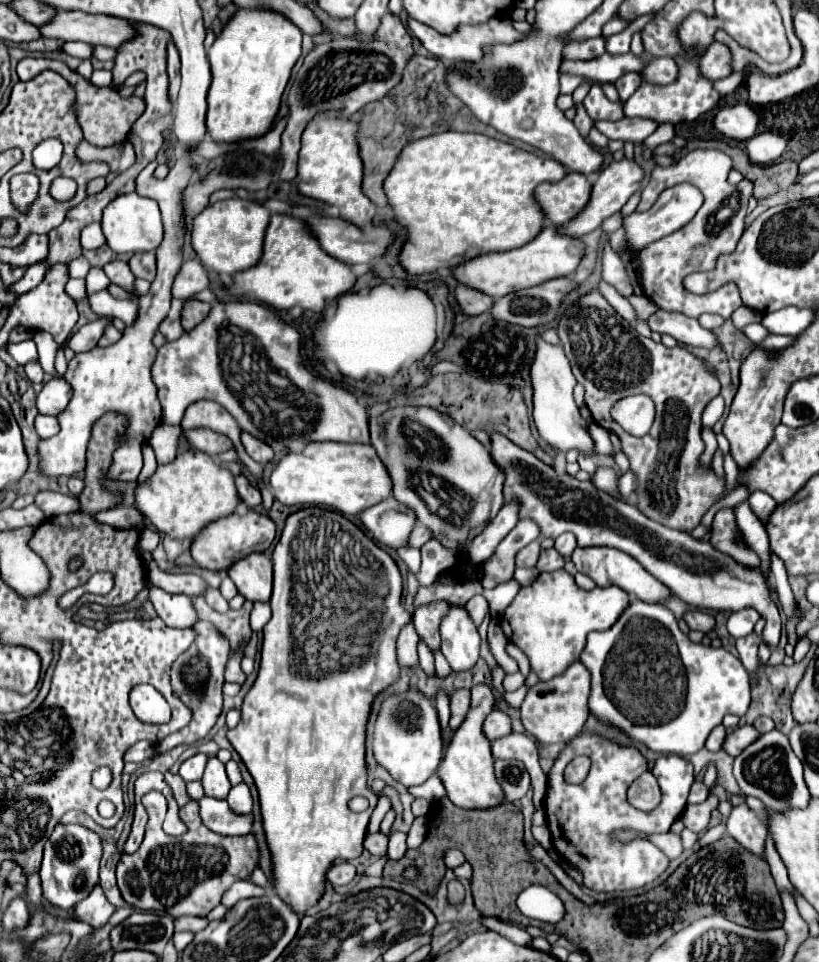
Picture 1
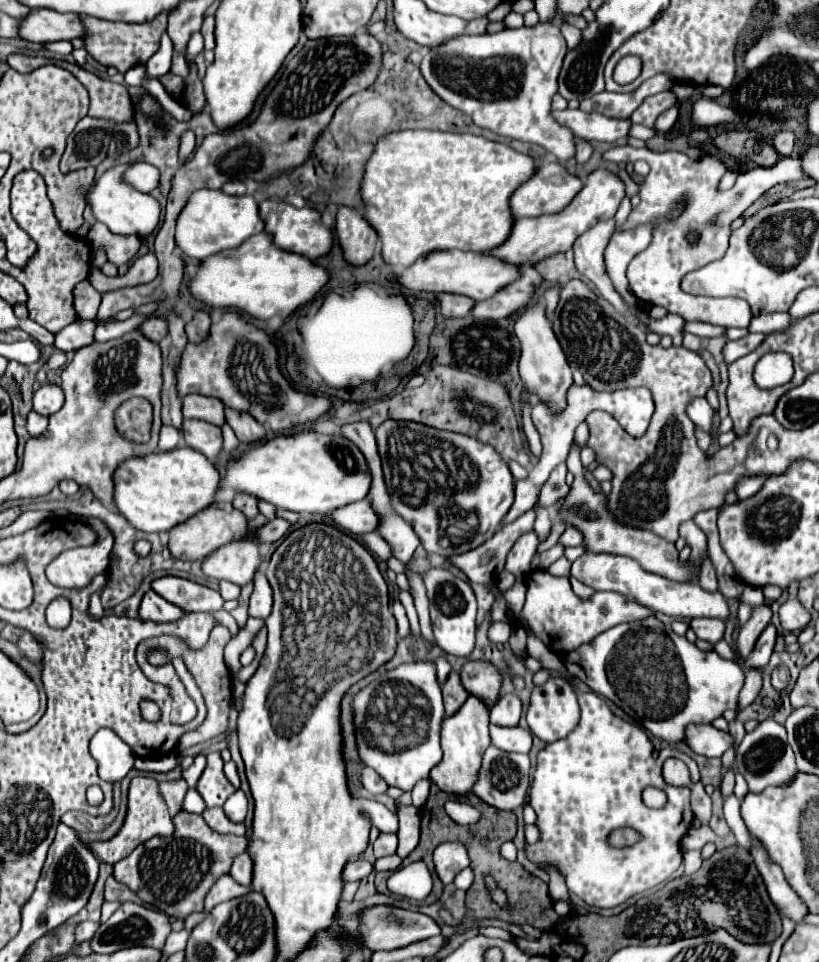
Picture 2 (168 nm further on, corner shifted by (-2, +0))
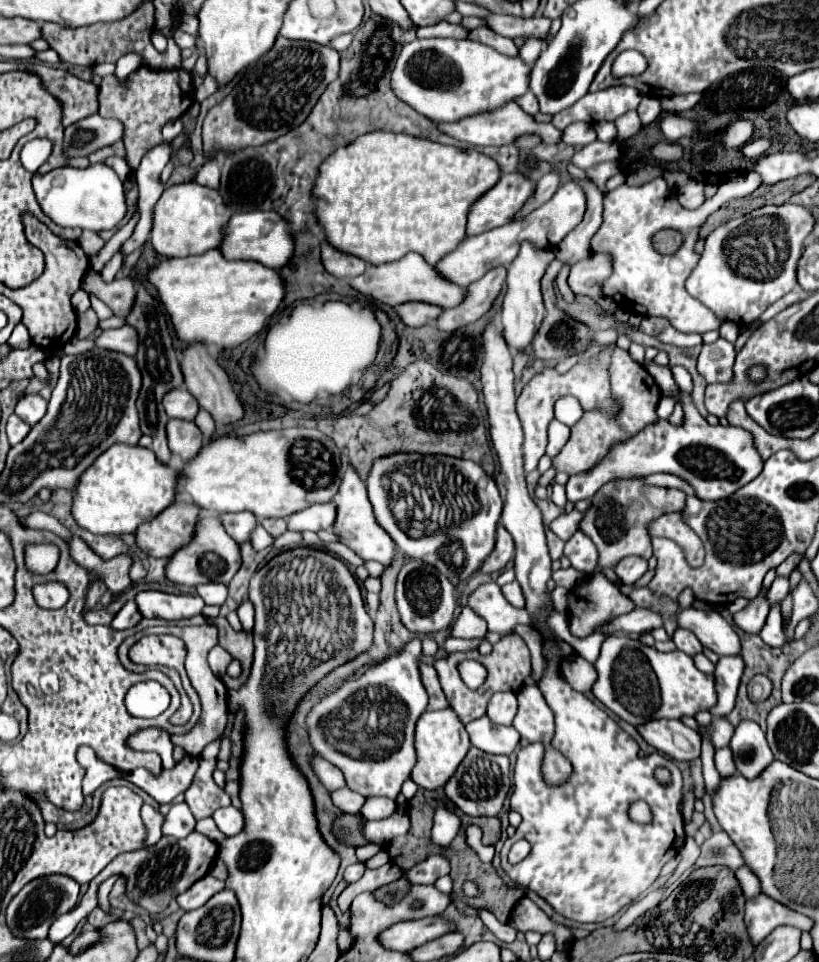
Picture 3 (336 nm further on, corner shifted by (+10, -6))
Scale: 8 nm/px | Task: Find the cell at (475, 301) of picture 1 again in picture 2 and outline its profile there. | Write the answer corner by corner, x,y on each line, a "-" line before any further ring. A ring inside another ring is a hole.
442,292
438,294
438,302
440,302
440,312
444,318
462,318
468,316
474,308
474,300
468,296
460,296
460,294
448,294

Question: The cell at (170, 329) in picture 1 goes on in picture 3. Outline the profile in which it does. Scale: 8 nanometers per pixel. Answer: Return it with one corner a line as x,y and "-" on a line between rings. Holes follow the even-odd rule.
128,324
116,330
104,330
96,340
94,340
96,348
104,348
104,350
112,350
112,352
122,352
126,356
134,356
136,348
138,348
138,334
134,332
134,328
130,328

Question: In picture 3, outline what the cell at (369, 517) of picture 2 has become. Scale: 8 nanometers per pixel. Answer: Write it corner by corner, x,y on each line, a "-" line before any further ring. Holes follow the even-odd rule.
314,504
310,508
304,508
300,512
294,512
288,518
288,530
292,532
318,532
318,530
330,530
334,524
334,504

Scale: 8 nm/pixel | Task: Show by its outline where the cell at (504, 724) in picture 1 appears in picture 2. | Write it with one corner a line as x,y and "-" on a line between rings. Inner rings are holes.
516,694
502,696
490,710
490,722
496,726
518,726
518,720
522,716
522,702

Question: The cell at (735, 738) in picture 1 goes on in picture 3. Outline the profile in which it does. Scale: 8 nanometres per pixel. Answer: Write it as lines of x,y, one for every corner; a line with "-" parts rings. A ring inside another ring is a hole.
652,720
636,728
638,734
658,752
676,760
700,758
700,736
680,720

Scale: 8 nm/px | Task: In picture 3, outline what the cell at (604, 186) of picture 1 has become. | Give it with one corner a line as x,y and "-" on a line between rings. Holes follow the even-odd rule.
574,182
562,184
558,188
558,192
546,204
542,204
538,210
534,210
524,220
510,222
506,226
482,232
478,236
464,238
456,246
456,250
450,252
448,256
444,256
434,268
442,278
466,288
470,282
480,280
490,268
494,268
494,264
510,264
516,258
522,240
532,240
538,248
554,248
554,246
558,246
560,240
572,228
576,228
582,222
584,208
586,208
586,200
584,200
582,188
578,188
578,184
574,184

